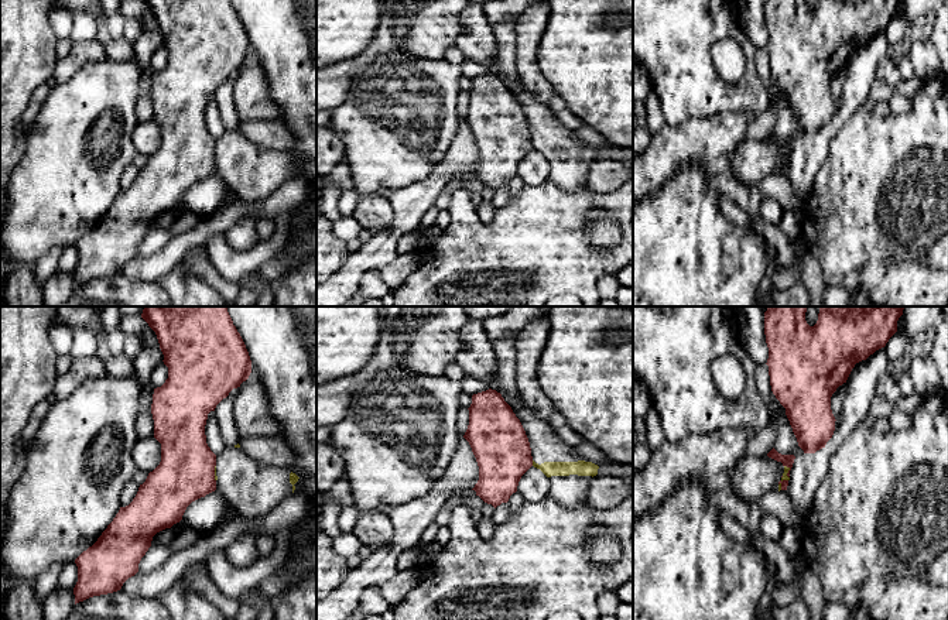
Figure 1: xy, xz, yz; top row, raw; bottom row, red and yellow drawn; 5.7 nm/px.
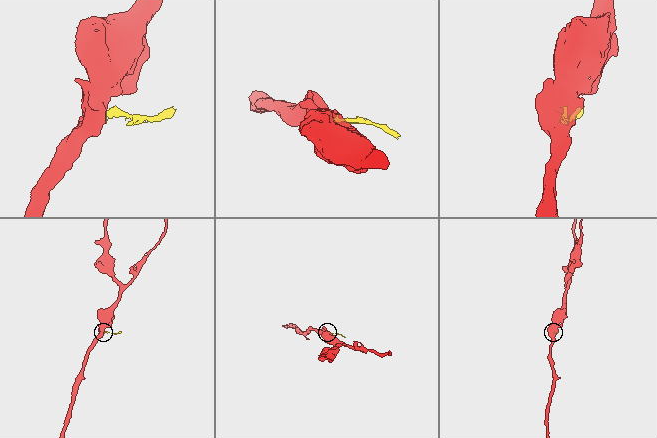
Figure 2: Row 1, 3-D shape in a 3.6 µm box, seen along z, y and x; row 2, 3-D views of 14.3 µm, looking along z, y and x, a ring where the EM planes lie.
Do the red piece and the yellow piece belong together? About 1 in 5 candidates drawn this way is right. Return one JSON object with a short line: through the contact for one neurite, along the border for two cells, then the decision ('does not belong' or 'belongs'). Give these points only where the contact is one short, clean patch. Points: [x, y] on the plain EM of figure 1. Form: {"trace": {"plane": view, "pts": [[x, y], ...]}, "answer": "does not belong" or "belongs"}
{"answer": "does not belong"}

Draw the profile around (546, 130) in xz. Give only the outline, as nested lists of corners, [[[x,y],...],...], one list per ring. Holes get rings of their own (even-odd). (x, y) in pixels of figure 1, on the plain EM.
[[[521,83],[511,93],[528,121],[533,150],[550,162],[548,179],[562,191],[589,191],[586,177],[599,150],[575,140],[574,130],[562,126],[551,107],[538,102]]]

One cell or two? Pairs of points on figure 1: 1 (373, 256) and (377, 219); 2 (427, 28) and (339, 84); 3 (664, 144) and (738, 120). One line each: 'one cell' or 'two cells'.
1: two cells
2: one cell
3: one cell

